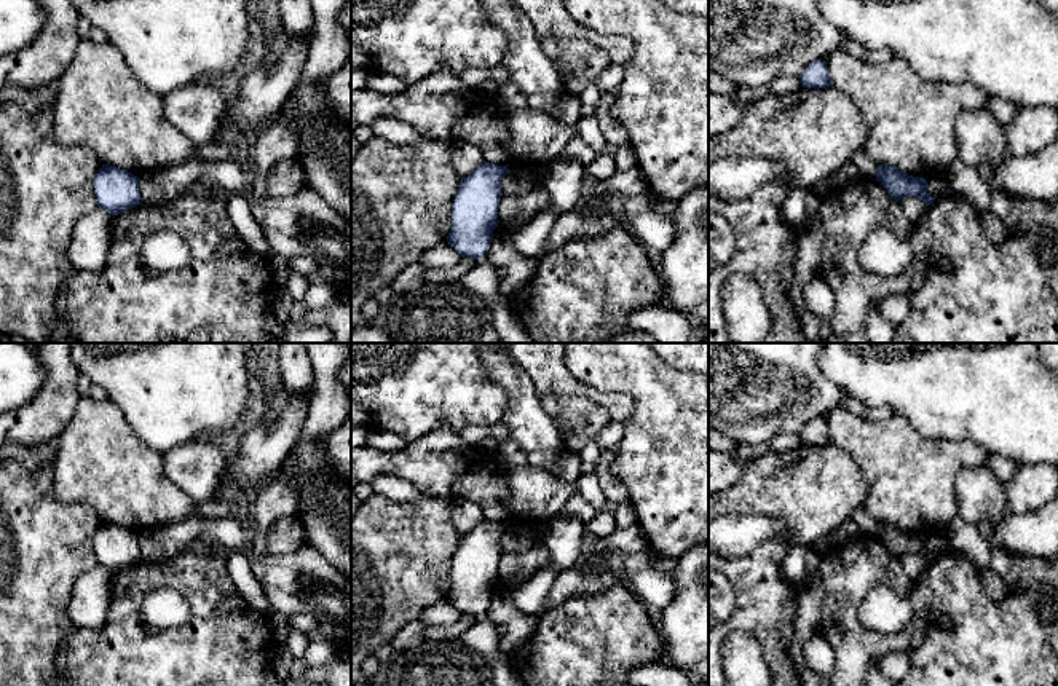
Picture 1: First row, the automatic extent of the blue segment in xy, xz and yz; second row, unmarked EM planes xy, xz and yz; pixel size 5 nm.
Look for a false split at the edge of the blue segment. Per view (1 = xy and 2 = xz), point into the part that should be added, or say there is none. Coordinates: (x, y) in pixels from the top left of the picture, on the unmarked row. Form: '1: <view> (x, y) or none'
1: none
2: xz (481, 637)

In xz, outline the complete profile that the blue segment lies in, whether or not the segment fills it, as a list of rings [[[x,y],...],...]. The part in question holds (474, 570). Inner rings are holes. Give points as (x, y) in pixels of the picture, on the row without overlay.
[[[482,518],[468,534],[461,538],[458,550],[452,562],[452,584],[447,600],[461,614],[471,614],[474,624],[461,635],[464,645],[479,652],[488,664],[495,686],[525,686],[511,667],[509,654],[501,651],[496,624],[490,622],[487,614],[493,587],[498,584],[498,563],[501,558],[501,538],[511,526],[506,523]]]

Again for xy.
[[[102,522],[94,533],[94,552],[97,563],[112,573],[142,560],[139,534],[110,522]]]

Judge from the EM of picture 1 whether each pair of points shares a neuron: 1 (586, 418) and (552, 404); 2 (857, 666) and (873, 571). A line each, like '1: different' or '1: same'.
1: same
2: same

